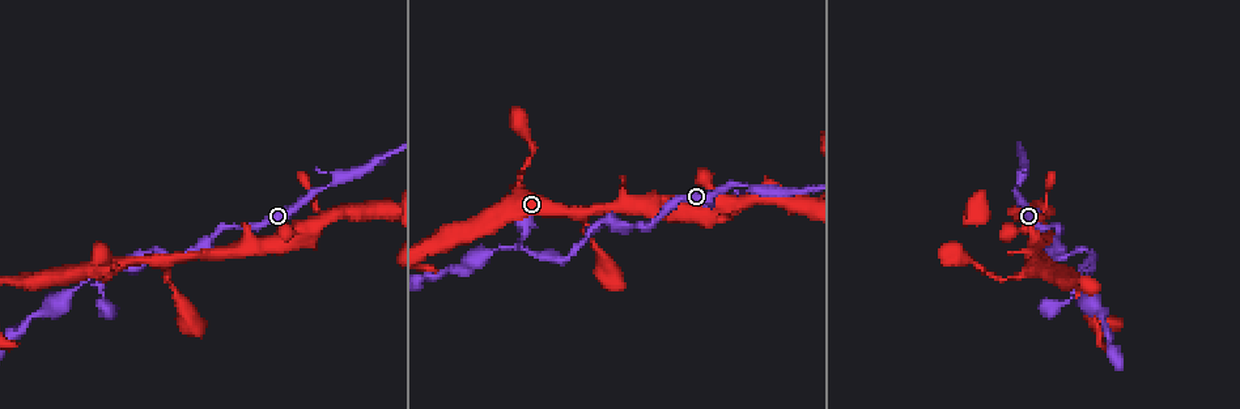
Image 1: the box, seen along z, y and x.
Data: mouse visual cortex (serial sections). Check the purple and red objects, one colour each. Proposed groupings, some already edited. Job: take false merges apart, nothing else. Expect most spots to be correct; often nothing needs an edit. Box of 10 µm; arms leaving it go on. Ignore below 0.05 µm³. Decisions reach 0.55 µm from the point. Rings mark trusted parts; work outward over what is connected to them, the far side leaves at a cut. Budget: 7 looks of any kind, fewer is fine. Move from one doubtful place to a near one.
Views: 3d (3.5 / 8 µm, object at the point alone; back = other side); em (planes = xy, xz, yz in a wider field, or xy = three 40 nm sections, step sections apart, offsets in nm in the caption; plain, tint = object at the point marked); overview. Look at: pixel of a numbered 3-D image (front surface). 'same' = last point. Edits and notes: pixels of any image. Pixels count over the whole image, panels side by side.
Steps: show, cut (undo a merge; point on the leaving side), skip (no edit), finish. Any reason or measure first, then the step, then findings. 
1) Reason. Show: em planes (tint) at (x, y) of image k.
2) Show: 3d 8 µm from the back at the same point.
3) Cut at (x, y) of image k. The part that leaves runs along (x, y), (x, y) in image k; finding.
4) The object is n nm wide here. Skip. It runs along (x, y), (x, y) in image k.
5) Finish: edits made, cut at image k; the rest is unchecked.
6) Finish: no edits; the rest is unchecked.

Three arms meet. Show: 3d 3.5 µm from the back at (90, 281) of image 1.

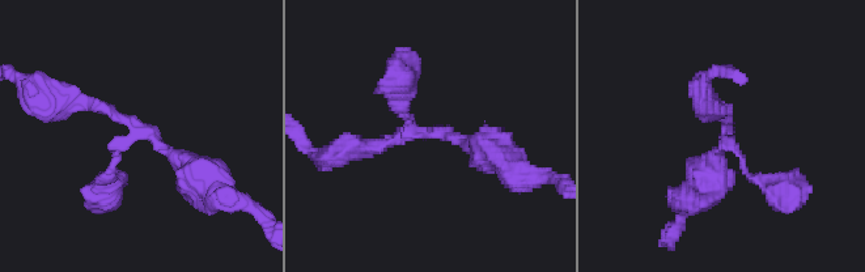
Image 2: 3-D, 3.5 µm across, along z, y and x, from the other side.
3 arms meet here; the arms are 150, 200, 300 nm wide. Show: em planes (tint) at (728, 129) of image 2.

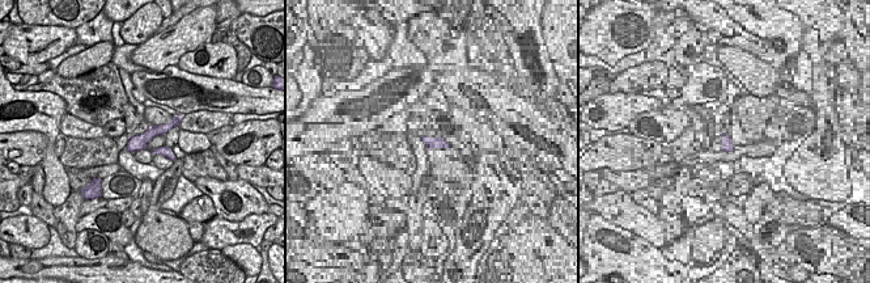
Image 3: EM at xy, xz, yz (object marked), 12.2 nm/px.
Skip. It runs along (64, 102), (113, 110), (210, 182) in image 2; one cell here.

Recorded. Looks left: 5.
Show: 3d 3.5 µm at (577, 216) of image 1.

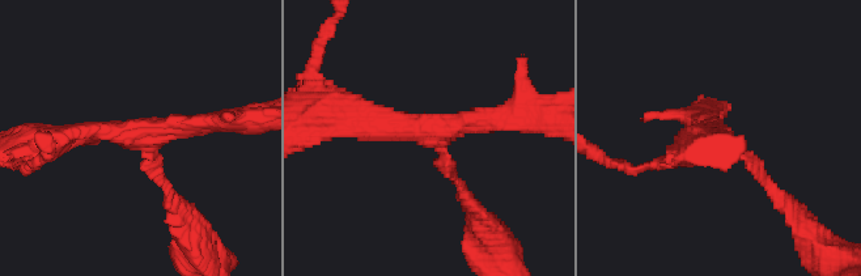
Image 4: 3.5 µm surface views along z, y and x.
Shape alone is not enough. Show: em planes (tint) at (131, 130) of image 4.

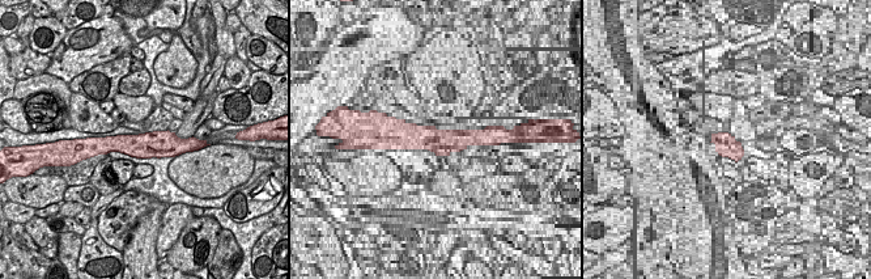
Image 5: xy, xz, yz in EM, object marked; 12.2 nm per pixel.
Show: em xy step 2 (tint) at the same point.

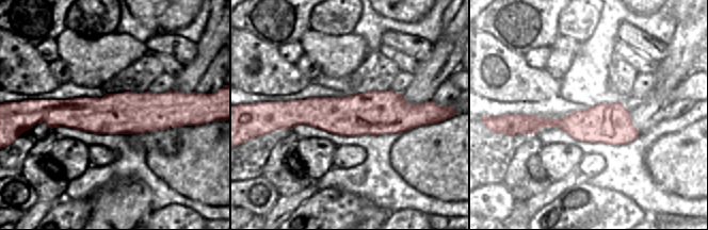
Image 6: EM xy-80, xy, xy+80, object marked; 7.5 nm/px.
Skip. It runs along (420, 107), (279, 119) in image 6; one cell here.

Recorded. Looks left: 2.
Sudden change in width. Show: 3d 3.5 µm at (605, 260) of image 1.

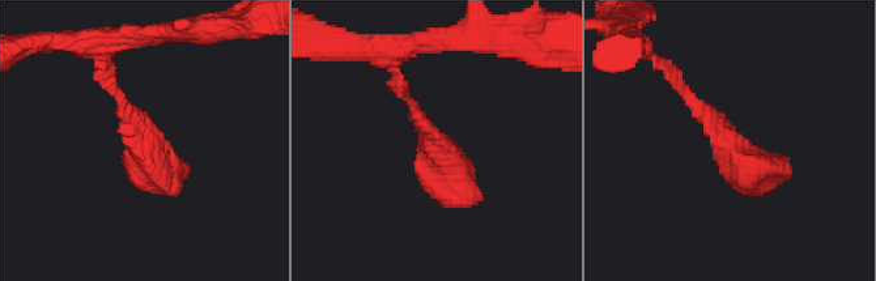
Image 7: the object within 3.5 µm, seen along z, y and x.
Show: em xy step 2 (tint) at (438, 147) of image 7.

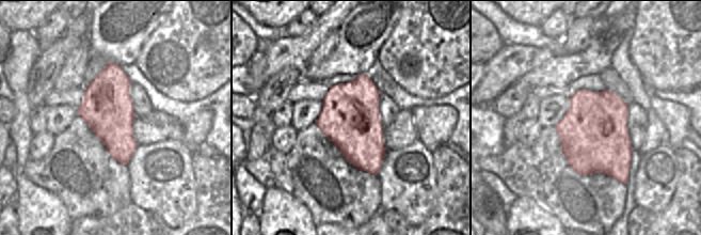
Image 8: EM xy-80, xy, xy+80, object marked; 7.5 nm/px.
The object is 440 nm wide here. Skip. It runs along (677, 81), (748, 165), (785, 173) in image 7; continuous, no second cell.

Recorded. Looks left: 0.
Finish: no edits; the rest is unchecked.

